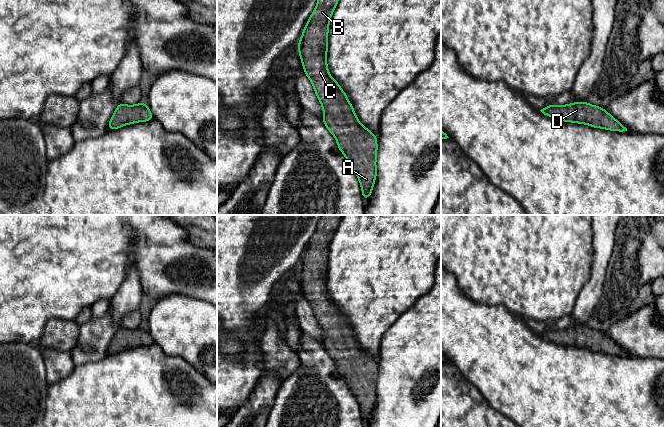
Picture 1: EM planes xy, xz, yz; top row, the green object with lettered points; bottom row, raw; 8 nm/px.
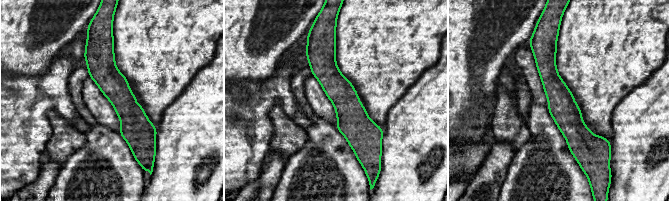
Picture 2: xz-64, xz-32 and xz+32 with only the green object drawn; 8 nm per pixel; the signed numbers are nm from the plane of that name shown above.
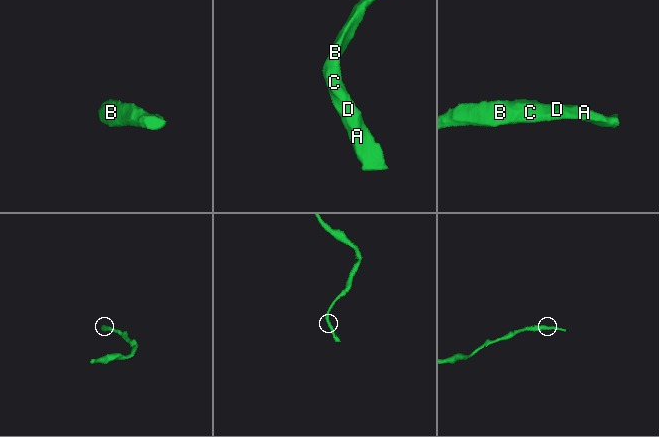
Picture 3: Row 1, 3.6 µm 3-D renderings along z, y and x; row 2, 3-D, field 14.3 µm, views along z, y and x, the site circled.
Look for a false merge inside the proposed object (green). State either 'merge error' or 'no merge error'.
no merge error

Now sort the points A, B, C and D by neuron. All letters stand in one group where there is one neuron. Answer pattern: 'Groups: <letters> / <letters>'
Groups: A B C D

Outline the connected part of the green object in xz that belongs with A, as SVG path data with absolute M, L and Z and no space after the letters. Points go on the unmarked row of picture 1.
M322 215L300 261L297 274L303 294L323 333L322 346L337 365L338 373L355 395L362 421L370 422L377 401L377 360L363 350L347 318L329 298L328 256L342 215Z

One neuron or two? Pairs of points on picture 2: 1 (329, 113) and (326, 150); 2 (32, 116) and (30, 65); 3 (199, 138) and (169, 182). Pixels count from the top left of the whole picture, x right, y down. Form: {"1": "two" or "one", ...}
{"1": "two", "2": "two", "3": "one"}

